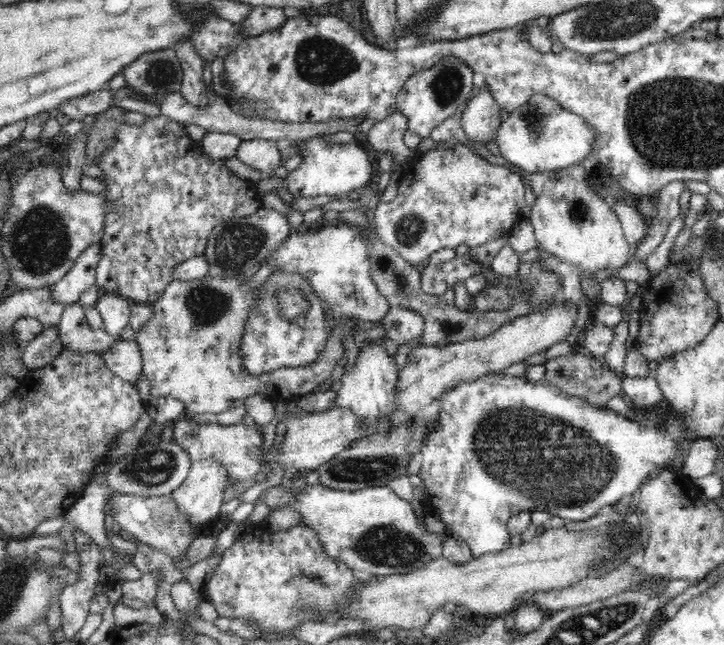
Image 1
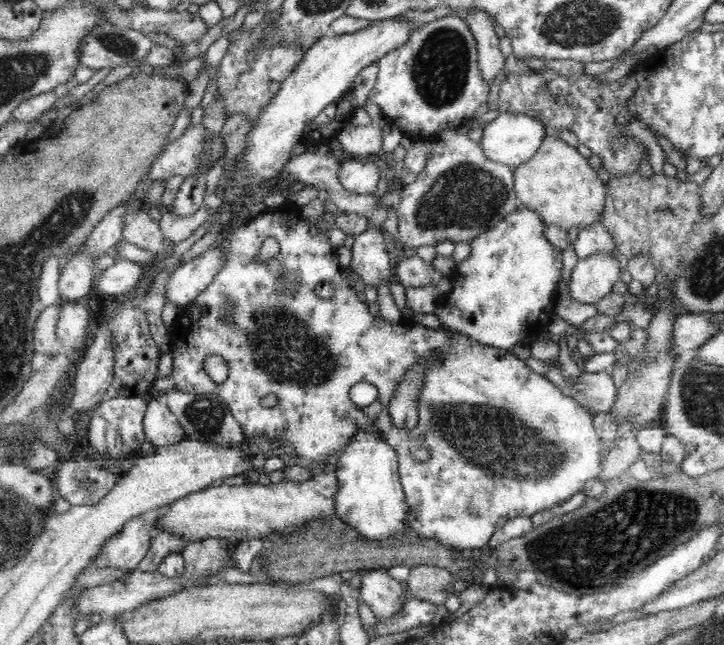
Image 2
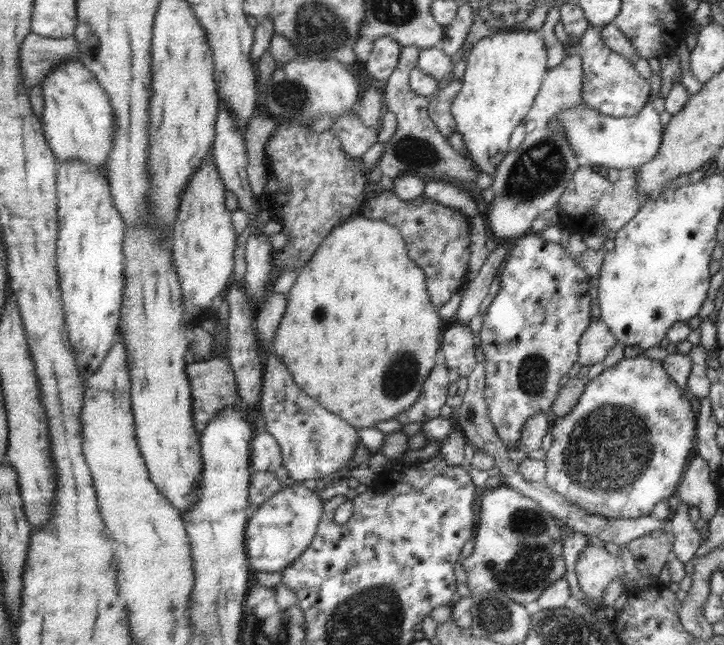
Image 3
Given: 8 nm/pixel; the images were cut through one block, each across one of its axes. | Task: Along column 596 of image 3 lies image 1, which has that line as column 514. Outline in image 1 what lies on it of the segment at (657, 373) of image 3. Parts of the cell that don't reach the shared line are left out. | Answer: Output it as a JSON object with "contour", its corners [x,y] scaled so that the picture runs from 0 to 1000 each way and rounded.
{"contour":[[[693,574],[691,578],[674,578],[671,583],[655,586],[655,589],[635,591],[627,603],[619,603],[601,620],[608,623],[605,633],[608,642],[606,667],[588,673],[586,685],[580,688],[579,707],[583,710],[583,722],[577,738],[583,743],[584,766],[606,789],[606,803],[616,819],[616,826],[637,833],[649,847],[653,867],[675,857],[688,857],[706,848],[700,811],[707,800],[718,797],[718,794],[731,792],[735,797],[740,792],[750,792],[772,802],[779,809],[808,808],[818,800],[820,802],[820,797],[829,788],[840,783],[840,778],[845,778],[848,783],[863,766],[876,767],[896,740],[903,740],[901,732],[906,729],[906,722],[927,722],[925,716],[931,713],[931,698],[934,698],[934,678],[945,681],[945,685],[948,681],[950,682],[945,674],[923,674],[917,660],[896,662],[837,633],[818,629],[818,625],[800,614],[768,608],[762,597],[747,591],[735,592],[727,580],[703,583],[693,578]]]}

